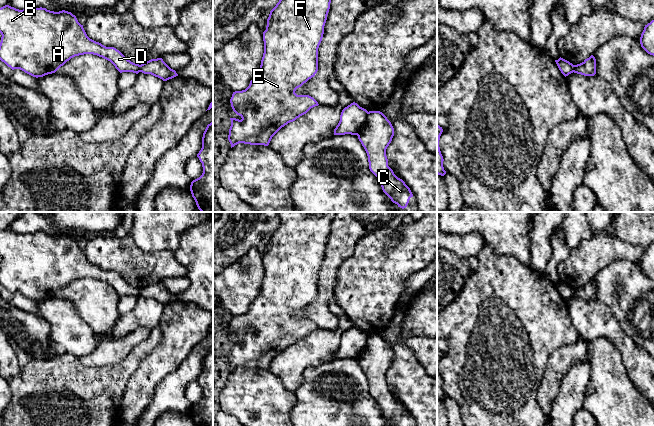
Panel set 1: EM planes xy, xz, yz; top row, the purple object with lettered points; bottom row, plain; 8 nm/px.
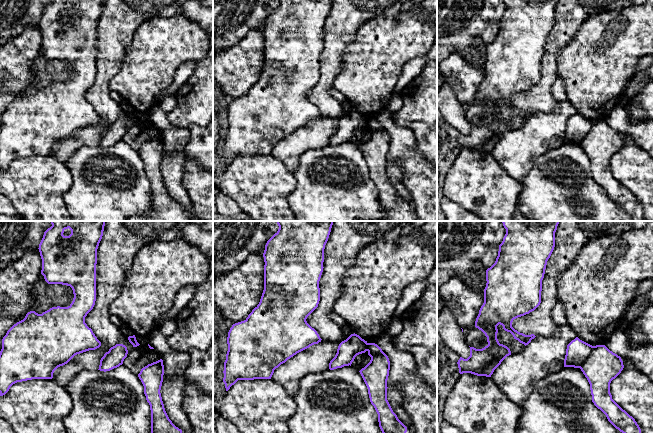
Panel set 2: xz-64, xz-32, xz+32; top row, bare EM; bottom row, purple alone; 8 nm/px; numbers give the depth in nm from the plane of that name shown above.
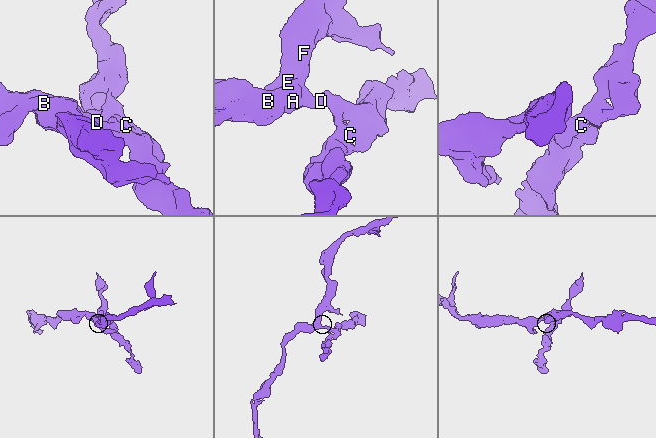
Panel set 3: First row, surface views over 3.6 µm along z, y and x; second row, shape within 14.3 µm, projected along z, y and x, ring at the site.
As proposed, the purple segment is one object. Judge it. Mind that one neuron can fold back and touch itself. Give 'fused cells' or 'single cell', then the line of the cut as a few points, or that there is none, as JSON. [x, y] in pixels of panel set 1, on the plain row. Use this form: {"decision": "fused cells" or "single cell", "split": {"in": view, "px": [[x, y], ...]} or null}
{"decision": "fused cells", "split": {"in": "xz", "px": [[368, 336], [365, 347], [356, 358]]}}

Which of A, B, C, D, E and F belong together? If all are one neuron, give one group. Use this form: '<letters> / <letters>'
A B D E F / C

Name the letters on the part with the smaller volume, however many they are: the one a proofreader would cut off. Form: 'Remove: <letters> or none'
Remove: C

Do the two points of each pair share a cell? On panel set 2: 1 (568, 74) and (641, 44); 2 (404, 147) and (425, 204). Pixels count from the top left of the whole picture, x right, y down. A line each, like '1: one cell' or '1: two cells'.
1: one cell
2: one cell

